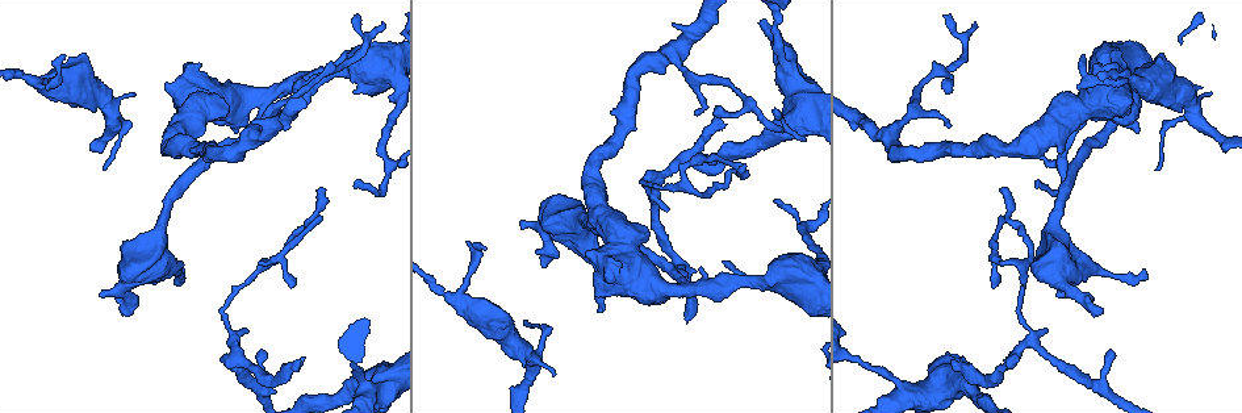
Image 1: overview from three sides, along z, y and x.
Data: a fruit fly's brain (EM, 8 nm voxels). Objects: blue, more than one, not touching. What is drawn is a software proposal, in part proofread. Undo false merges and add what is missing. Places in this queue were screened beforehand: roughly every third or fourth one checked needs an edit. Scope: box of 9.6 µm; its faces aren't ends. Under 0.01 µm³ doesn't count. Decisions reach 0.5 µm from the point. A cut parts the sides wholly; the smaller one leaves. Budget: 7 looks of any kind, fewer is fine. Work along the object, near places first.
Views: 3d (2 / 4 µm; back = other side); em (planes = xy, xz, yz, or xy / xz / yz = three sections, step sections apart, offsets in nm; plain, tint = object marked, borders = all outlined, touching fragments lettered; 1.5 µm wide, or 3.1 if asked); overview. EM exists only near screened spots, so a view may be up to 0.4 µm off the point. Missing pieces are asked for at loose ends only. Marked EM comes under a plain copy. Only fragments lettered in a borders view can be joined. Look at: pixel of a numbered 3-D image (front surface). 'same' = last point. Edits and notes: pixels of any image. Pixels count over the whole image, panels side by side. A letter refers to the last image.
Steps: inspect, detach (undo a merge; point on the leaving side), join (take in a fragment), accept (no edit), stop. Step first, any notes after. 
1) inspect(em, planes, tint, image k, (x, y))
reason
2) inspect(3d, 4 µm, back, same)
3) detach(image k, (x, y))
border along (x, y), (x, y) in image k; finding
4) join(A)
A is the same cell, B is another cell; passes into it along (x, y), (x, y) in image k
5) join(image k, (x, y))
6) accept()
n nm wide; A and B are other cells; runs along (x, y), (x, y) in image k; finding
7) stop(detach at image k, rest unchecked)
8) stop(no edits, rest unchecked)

inspect(em, yz, step 8, tint, image 1, (320, 190))

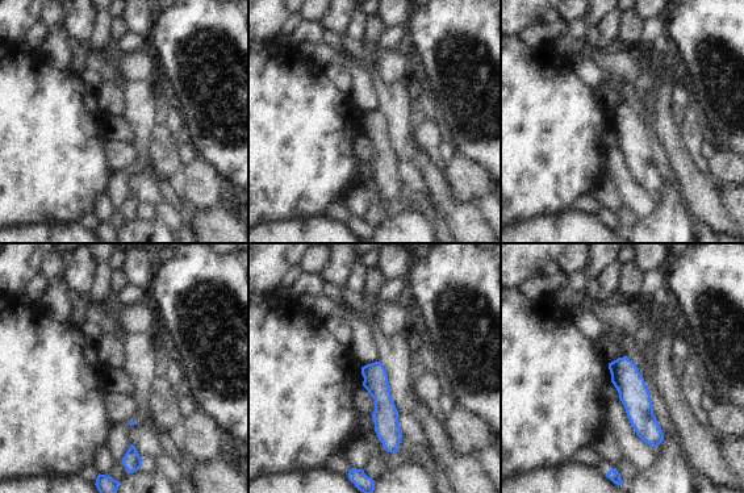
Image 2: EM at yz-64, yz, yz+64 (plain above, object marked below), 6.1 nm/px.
inspect(em, yz, step 8, borders, same)

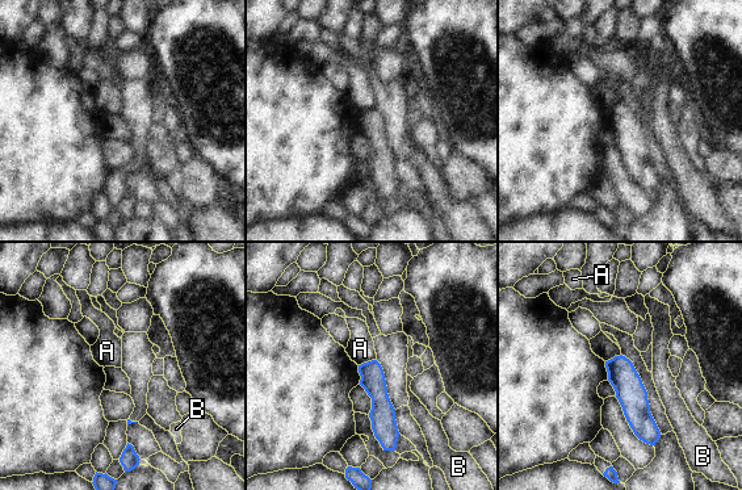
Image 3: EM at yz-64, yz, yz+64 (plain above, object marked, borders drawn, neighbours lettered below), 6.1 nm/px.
accept()
150 nm wide; A and B are other cells; border along (376, 359), (359, 365) in image 3; none of them fits

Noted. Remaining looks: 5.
inspect(3d, 4 µm, image 1, (290, 287))
tapers out

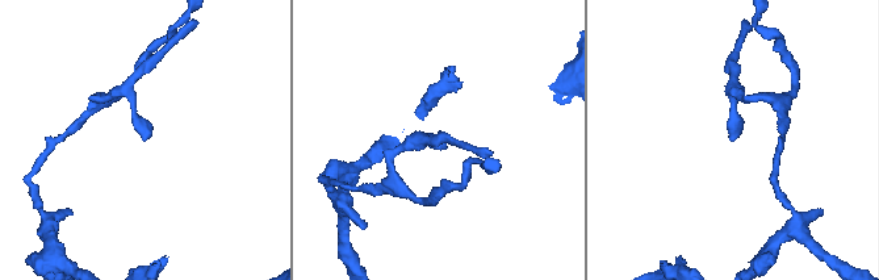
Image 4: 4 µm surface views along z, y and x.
inspect(em, yz, step 4, borders, image 4, (731, 139))
need the tissue

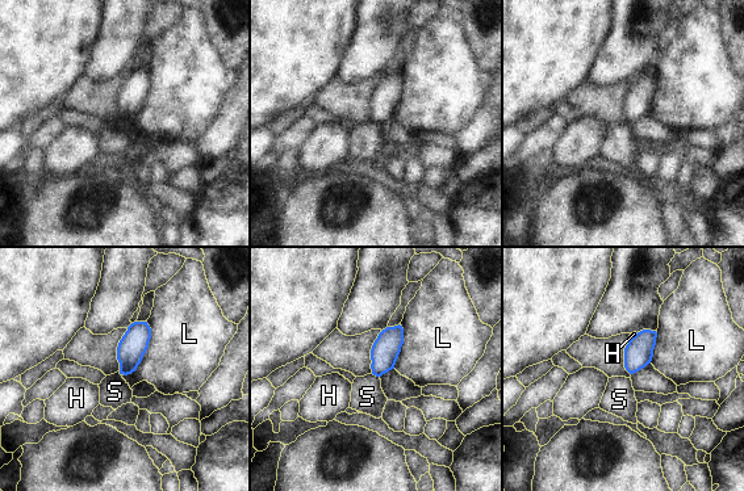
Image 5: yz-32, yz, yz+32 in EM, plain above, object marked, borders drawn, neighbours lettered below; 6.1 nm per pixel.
accept()
H, L and S are other cells; border along (372, 373), (379, 377) in image 5; no lettered fragment goes on from it

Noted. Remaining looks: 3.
inspect(em, yz, step 8, borders, image 1, (244, 329))
an open end

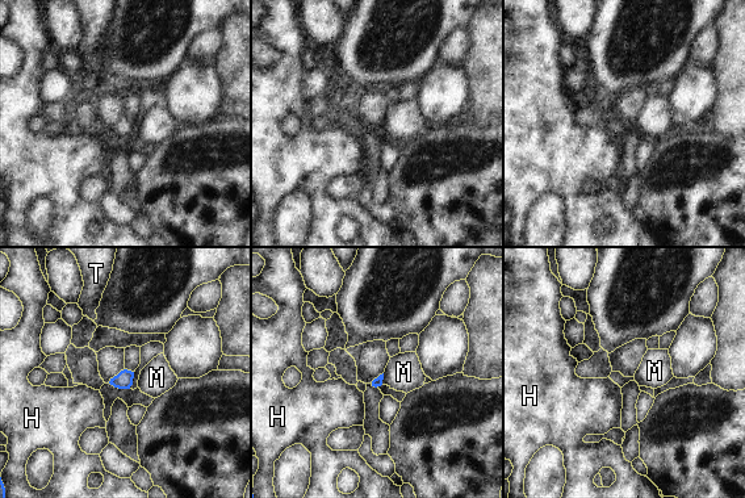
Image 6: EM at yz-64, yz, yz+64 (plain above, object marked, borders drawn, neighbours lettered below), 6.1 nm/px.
accept()
H, M and T are other cells; border along (384, 373), (381, 384) in image 6; none of them fits

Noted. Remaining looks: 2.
stop(no edits, rest unchecked)

